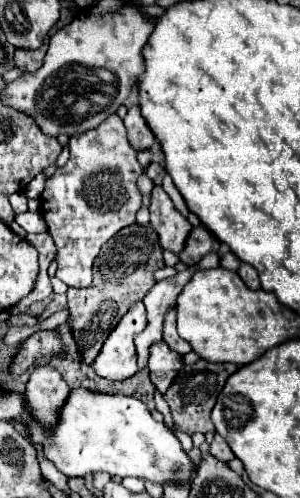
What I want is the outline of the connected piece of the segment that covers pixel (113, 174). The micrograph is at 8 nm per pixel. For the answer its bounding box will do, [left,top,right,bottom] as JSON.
[40,115,144,287]

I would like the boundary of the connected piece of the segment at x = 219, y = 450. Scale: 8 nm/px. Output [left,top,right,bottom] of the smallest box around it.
[210,433,234,463]

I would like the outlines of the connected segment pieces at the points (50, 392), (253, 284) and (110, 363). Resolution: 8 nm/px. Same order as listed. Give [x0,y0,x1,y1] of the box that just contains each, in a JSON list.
[[26,365,70,429],[238,263,260,289],[94,301,146,381]]

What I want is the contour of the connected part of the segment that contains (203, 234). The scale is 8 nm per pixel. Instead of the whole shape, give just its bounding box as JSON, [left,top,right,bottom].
[178,225,220,265]

